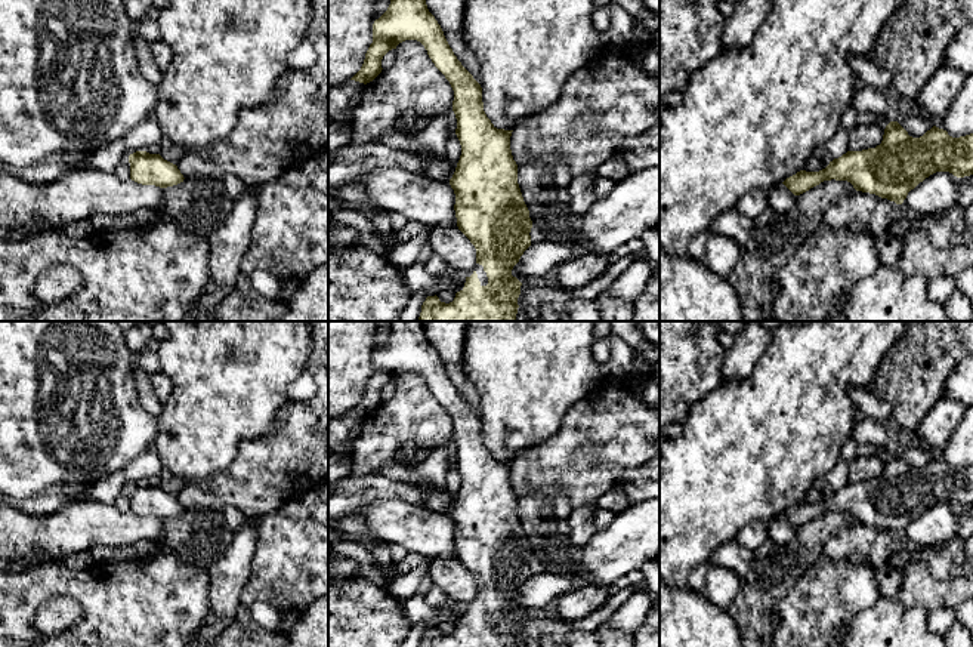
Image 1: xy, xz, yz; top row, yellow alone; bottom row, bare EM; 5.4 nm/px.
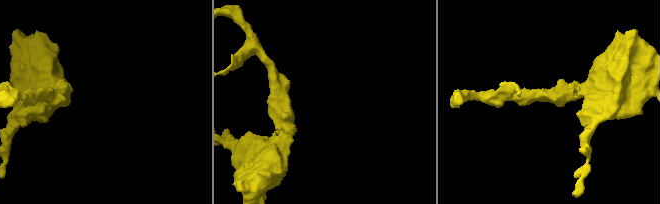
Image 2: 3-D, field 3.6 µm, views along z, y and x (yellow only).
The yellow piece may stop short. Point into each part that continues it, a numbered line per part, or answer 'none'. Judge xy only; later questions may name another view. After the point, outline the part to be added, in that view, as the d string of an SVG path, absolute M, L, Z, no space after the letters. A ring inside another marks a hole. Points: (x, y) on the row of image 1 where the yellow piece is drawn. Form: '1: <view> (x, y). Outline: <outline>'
none

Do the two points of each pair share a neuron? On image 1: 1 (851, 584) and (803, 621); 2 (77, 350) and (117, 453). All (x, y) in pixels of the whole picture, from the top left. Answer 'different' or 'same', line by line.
1: same
2: same

